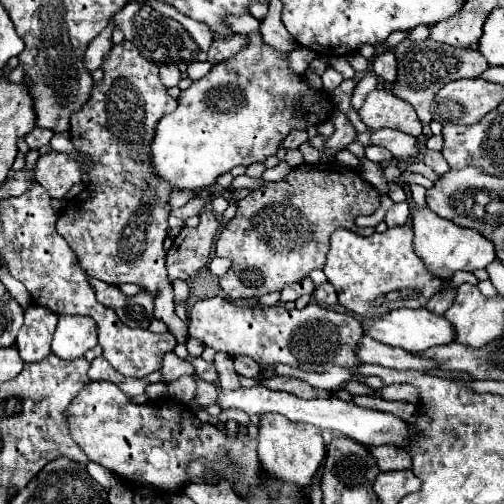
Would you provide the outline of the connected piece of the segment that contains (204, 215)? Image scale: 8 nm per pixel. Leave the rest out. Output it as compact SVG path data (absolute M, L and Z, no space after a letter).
M209 210L201 212L199 226L183 228L167 252L169 278L187 280L191 274L203 268L209 262L217 230L219 230L219 220Z

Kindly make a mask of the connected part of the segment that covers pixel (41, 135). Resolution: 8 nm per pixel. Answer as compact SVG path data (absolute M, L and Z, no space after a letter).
M35 126L35 128L25 136L25 142L29 144L29 148L37 150L37 148L45 146L45 144L51 140L51 136L53 136L53 132L51 132L51 130L45 130L45 128Z

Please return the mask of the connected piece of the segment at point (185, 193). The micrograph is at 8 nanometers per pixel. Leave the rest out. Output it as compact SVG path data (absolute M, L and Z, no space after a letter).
M181 190L173 192L170 197L172 209L177 209L184 206L190 199L194 198L196 193L191 190Z

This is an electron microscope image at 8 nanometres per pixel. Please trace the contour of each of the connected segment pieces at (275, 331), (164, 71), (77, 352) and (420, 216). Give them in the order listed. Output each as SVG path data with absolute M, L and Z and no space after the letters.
M207 298L207 300L199 300L193 304L191 312L189 312L189 336L201 340L203 344L215 348L217 352L225 352L229 356L251 356L259 366L265 364L289 364L301 370L329 370L331 366L357 366L357 358L353 348L357 346L357 342L363 336L363 326L361 322L355 318L355 314L351 312L337 312L325 306L319 306L317 302L307 304L303 310L287 310L283 306L255 306L255 308L241 308L235 306L231 302L227 302L225 298Z
M169 64L169 66L161 66L159 76L161 76L161 82L163 82L167 88L177 86L177 84L181 82L181 72L179 72L179 68L173 66L173 64Z
M59 316L51 344L51 350L57 356L73 354L71 358L75 360L93 346L97 346L97 324L89 316Z
M429 208L417 210L413 214L413 232L415 254L423 260L425 268L437 278L449 278L457 270L475 272L479 268L487 268L495 260L495 246L487 238L483 238L479 232L471 228L461 228L455 226L451 220L439 218Z

